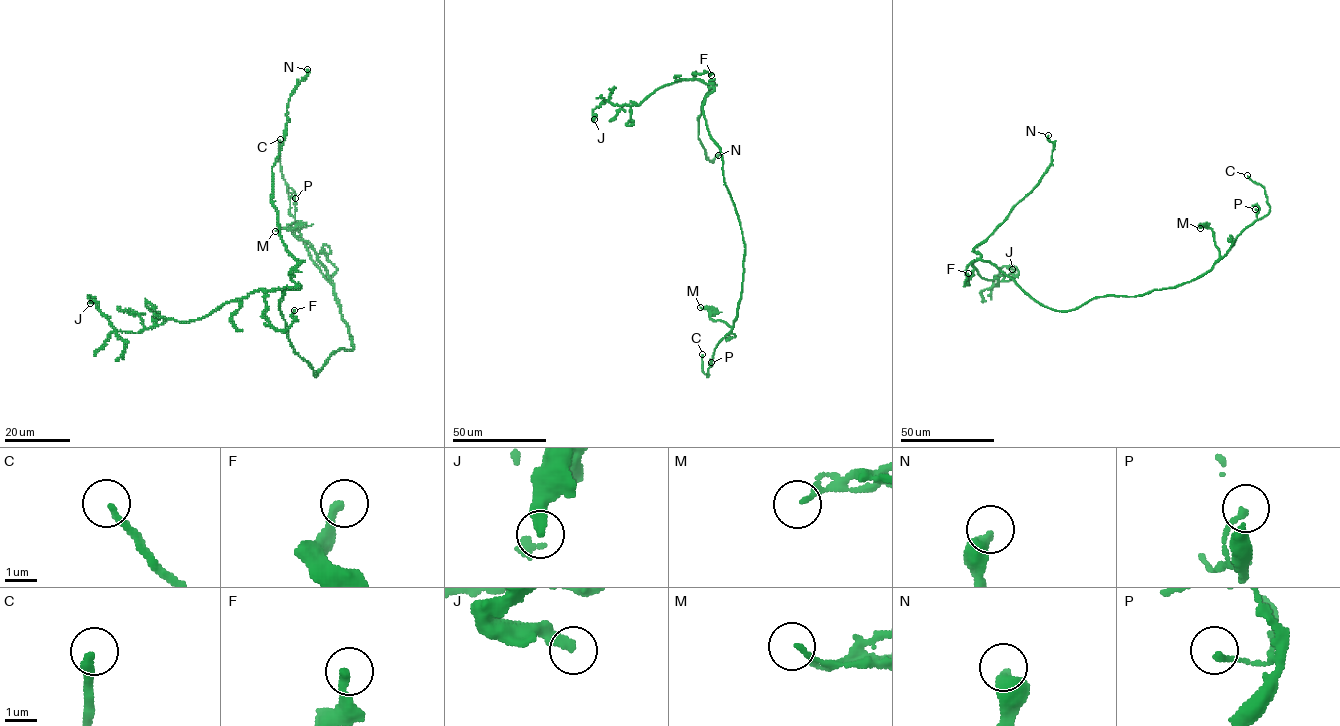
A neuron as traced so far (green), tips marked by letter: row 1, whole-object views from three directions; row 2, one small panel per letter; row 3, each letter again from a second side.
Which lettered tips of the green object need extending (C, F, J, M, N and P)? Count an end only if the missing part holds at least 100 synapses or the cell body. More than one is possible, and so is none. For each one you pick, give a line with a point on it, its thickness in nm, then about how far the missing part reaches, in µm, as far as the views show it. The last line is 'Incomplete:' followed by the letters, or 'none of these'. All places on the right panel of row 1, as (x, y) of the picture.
C: Place: (1247, 175). Thickness 240 nm. Missing length about 20 µm
Incomplete: C

